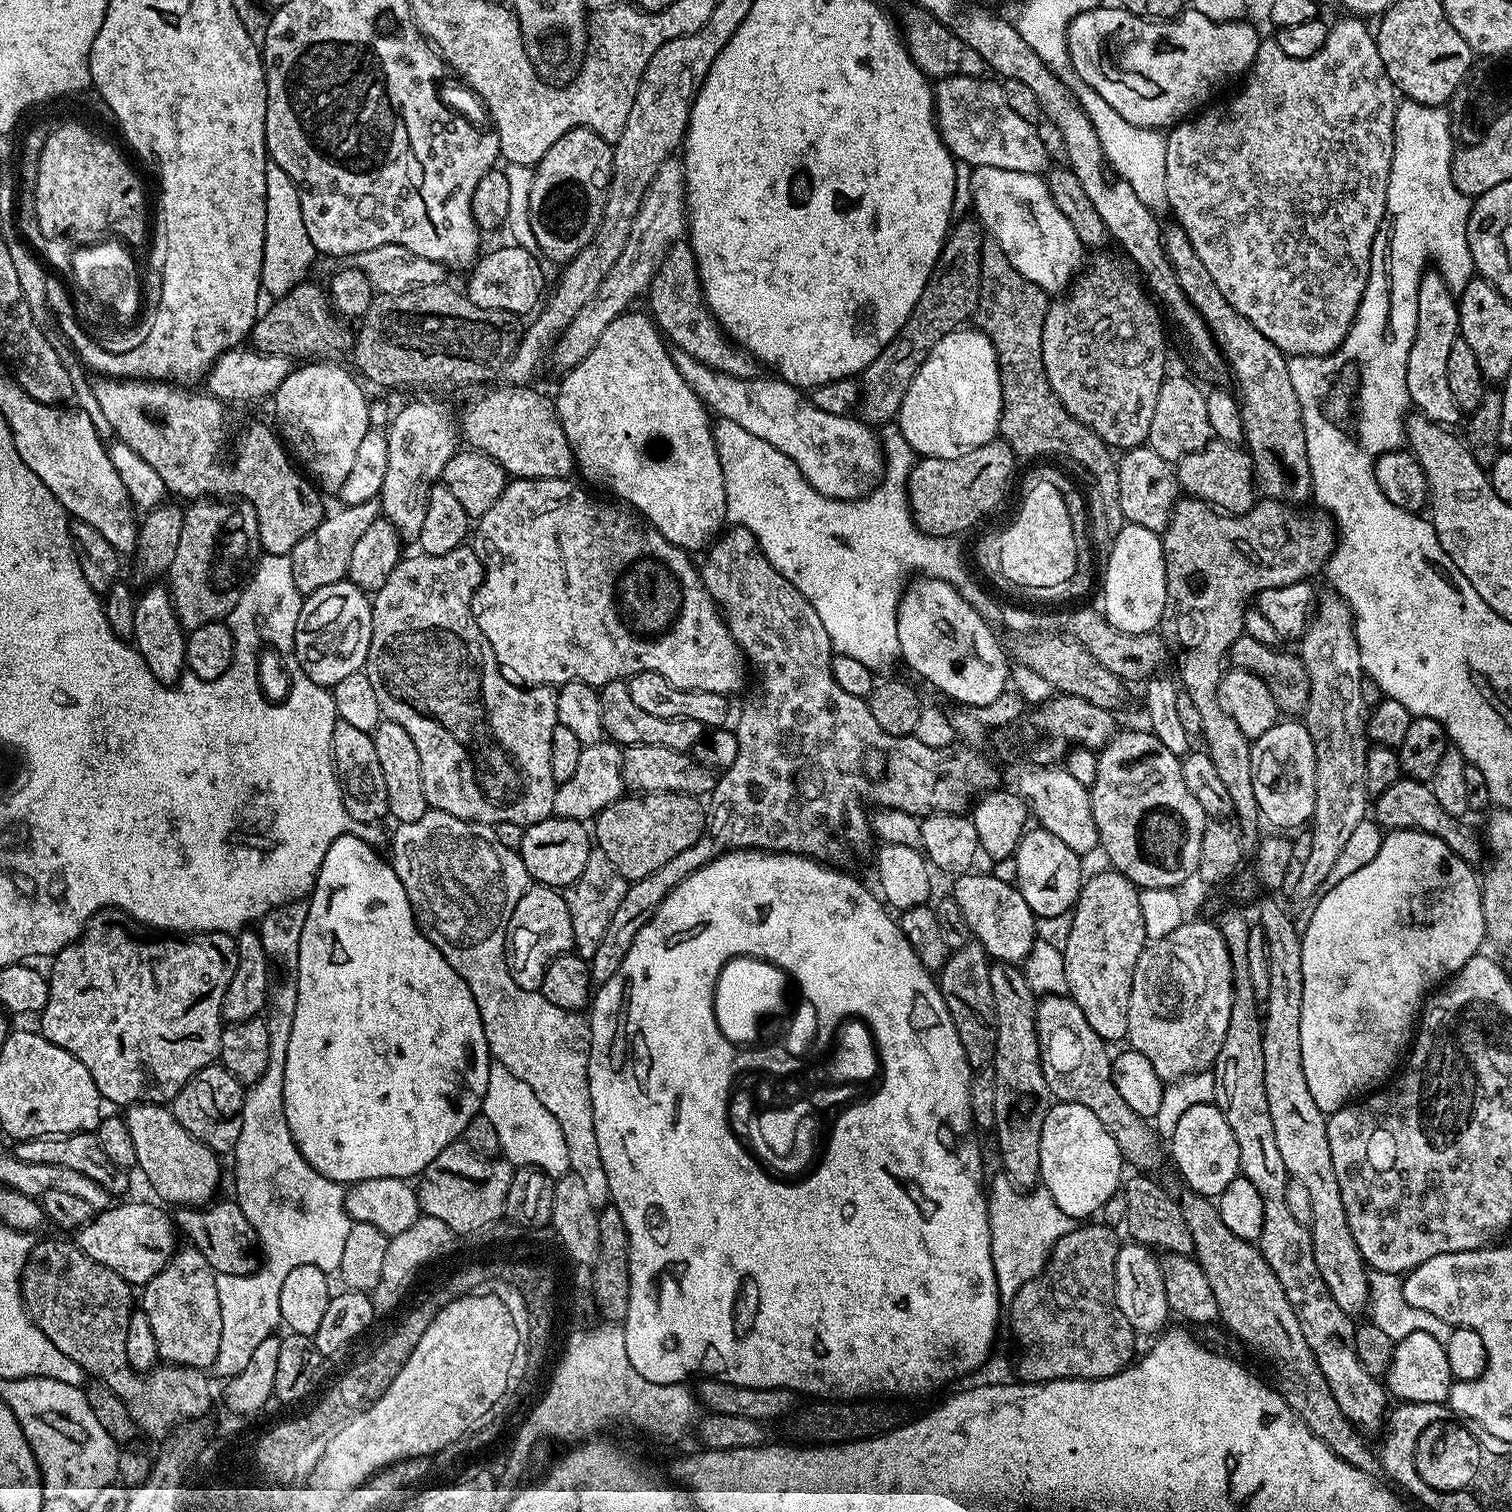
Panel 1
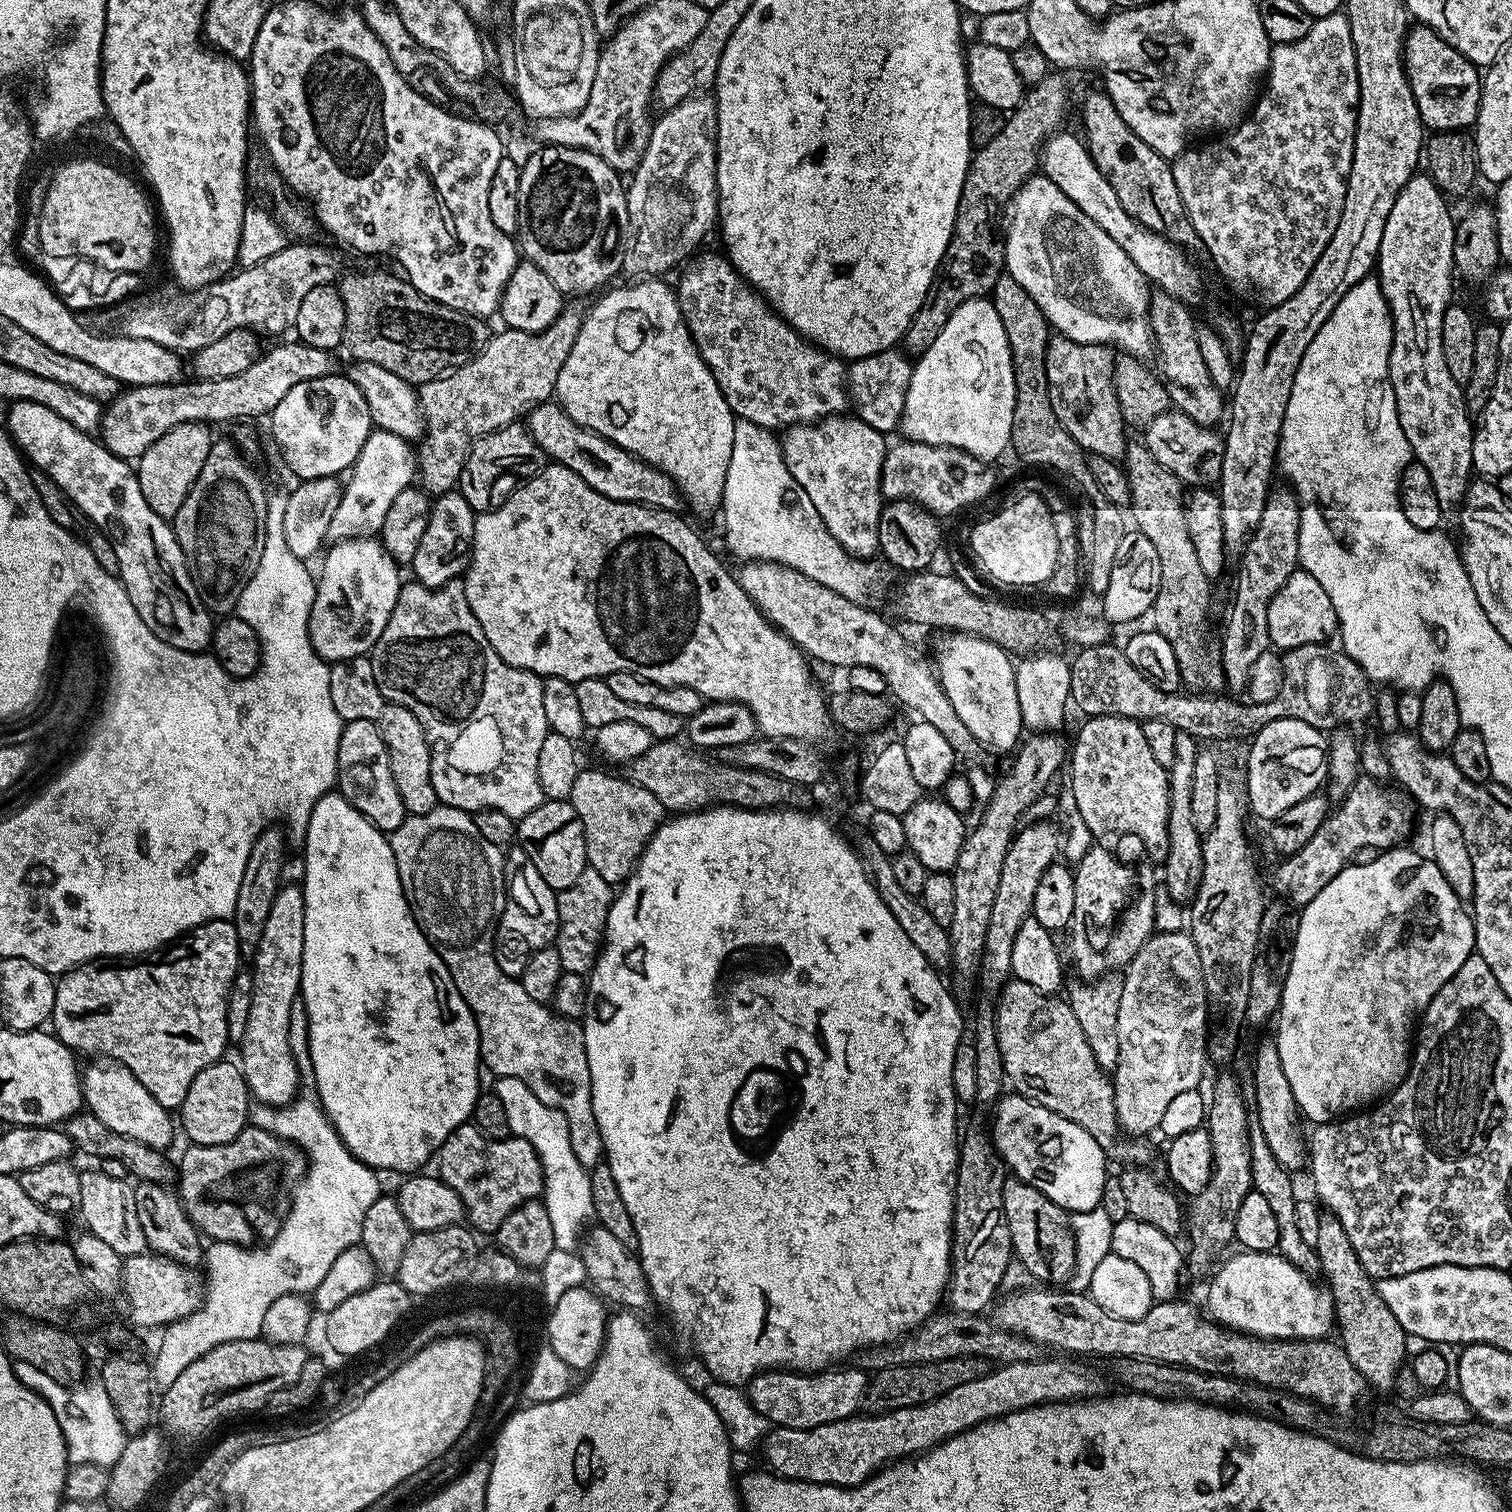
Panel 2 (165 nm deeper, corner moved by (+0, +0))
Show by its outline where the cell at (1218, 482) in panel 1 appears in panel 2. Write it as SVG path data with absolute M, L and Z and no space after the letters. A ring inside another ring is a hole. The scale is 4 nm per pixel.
M1169 410L1154 418L1154 421L1145 427L1142 440L1160 466L1170 470L1181 483L1196 486L1205 481L1203 479L1208 472L1218 474L1221 470L1224 439L1215 432L1215 429L1202 427L1200 423L1194 422L1181 412Z

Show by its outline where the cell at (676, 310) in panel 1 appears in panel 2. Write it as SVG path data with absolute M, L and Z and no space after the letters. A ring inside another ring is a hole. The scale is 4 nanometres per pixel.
M697 251L683 265L684 273L680 281L675 281L674 291L692 340L698 346L698 354L702 354L702 362L706 362L710 374L714 374L714 382L718 382L718 390L722 390L730 410L737 418L769 430L814 424L828 416L843 413L843 408L847 409L850 404L845 361L795 332L777 312L768 307L760 293L736 273L727 255L719 251L704 251Z

